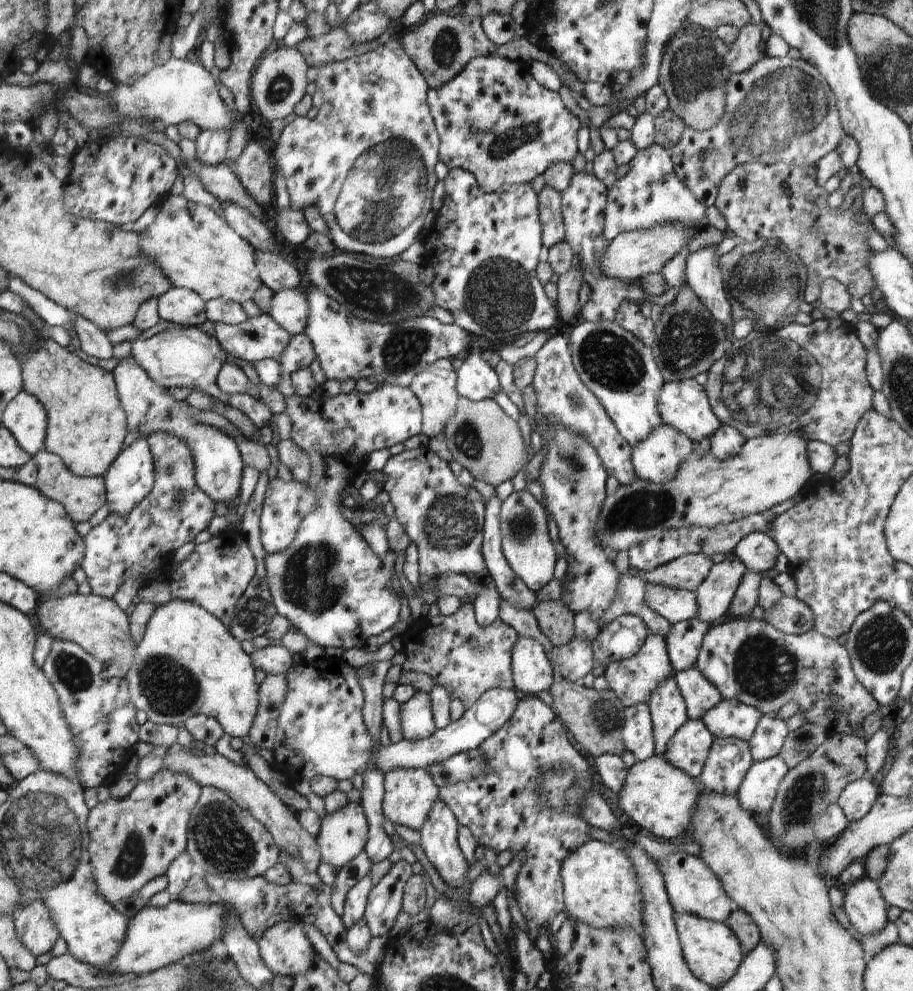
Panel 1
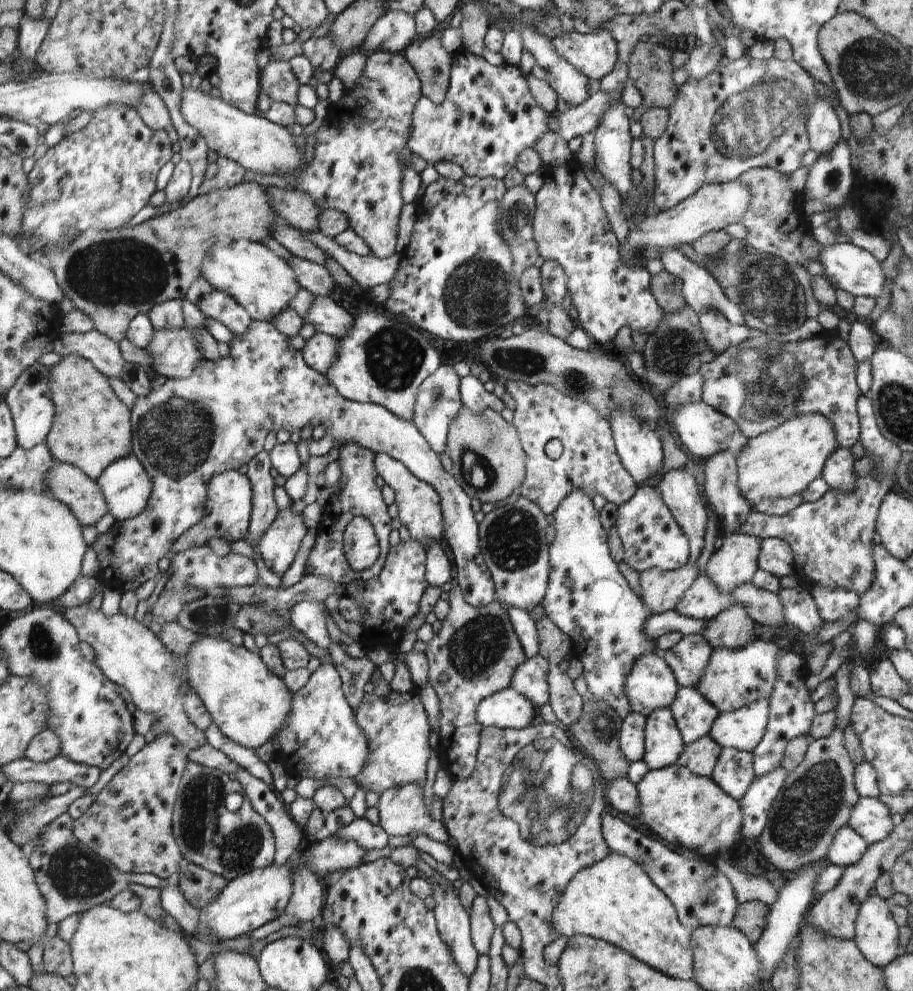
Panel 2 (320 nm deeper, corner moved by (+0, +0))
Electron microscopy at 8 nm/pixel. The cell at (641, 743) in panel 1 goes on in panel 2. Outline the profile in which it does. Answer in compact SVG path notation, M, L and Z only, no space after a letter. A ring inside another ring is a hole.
M632 711L623 719L619 744L624 757L630 764L639 762L646 756L646 728L647 717L642 714Z

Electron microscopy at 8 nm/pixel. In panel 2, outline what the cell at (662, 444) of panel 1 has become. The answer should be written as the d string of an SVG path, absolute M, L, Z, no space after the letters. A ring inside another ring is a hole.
M688 467L668 470L658 479L659 484L655 487L691 543L690 560L698 560L704 548L704 528L708 522L706 506L702 506L698 486L690 476Z

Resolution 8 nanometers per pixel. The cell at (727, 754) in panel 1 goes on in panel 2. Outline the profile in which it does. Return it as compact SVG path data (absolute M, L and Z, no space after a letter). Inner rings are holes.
M722 747L711 779L739 801L754 780L754 756L747 751Z

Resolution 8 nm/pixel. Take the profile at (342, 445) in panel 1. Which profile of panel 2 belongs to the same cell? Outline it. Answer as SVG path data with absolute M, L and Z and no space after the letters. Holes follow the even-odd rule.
M304 600L294 604L288 612L292 626L302 632L320 650L326 650L331 644L327 629L327 618L331 616L325 602Z

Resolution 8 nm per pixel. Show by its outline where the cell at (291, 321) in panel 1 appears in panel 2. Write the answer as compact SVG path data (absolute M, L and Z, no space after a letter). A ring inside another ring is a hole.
M313 296L312 306L303 321L314 326L316 333L324 333L338 340L352 328L353 316L328 296Z

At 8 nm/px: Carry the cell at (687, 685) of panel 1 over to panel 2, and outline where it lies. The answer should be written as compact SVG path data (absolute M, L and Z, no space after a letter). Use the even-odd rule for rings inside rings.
M679 686L674 702L670 704L670 710L675 716L685 744L692 744L698 738L709 735L720 714L718 708L696 687Z

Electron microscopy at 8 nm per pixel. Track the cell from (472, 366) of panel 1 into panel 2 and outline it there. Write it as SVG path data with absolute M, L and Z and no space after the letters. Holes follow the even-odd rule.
M472 374L460 380L459 394L462 405L470 408L472 412L478 413L492 408L495 412L501 413L506 408L503 400L488 392L484 384Z

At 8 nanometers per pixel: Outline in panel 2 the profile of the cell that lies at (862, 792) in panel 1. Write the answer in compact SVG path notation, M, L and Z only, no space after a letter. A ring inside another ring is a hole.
M858 798L848 826L870 845L884 840L896 826L896 821L879 798Z

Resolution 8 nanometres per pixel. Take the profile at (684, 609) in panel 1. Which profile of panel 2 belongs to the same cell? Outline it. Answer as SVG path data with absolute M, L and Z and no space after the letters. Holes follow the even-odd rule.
M701 574L675 609L686 618L706 622L731 608L734 602L733 595L724 594L720 587L715 586L710 579Z

